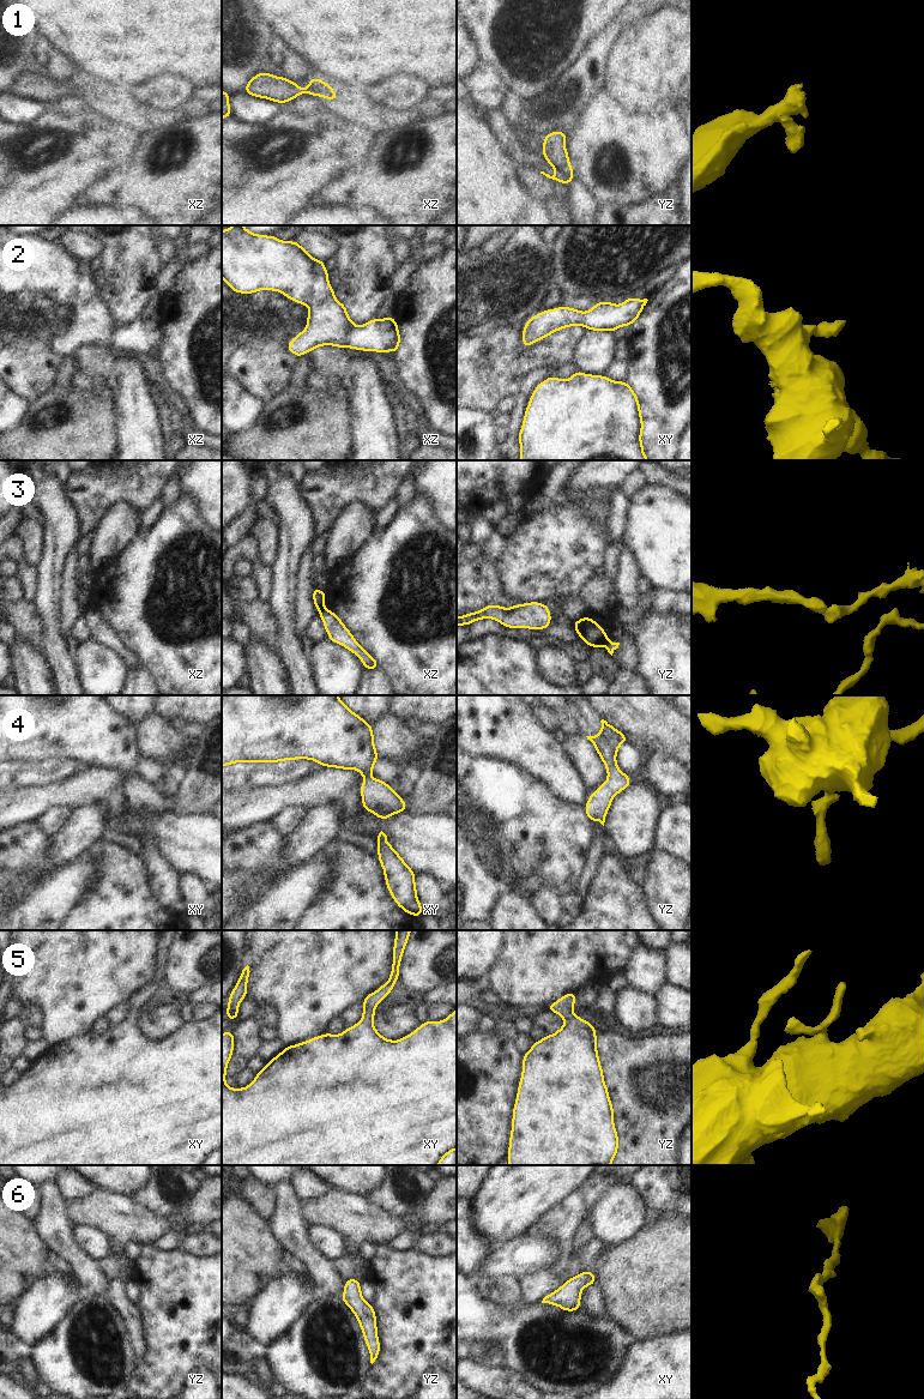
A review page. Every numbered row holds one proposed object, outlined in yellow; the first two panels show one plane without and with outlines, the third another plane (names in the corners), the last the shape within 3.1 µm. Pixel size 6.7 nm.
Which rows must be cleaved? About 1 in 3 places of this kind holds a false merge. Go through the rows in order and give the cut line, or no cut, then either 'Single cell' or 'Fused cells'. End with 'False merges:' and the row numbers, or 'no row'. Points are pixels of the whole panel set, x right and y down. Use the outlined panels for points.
1: Split along yz (549, 162), (561, 168), (569, 166). Fused cells
2: No split. Single cell
3: Split along yz (608, 640), (603, 645). Fused cells
4: No split. Single cell
5: No split. Single cell
6: No split. Single cell
False merges: 1, 3

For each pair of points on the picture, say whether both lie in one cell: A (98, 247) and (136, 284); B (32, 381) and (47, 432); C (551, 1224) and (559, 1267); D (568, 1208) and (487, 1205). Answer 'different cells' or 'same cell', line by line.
A: different cells
B: different cells
C: same cell
D: different cells

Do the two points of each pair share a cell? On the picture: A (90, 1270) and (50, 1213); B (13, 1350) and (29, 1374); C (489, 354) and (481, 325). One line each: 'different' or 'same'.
A: same
B: same
C: different

